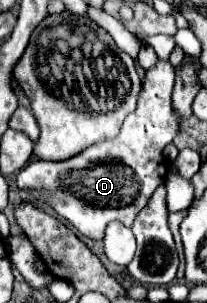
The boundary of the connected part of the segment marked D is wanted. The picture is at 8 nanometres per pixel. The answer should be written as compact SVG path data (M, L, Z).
M158 59L156 65L146 71L138 107L124 119L118 137L96 141L92 147L64 161L28 163L18 173L18 187L30 191L36 199L46 201L88 239L102 241L104 231L112 221L132 227L134 217L144 209L154 189L168 177L168 163L162 159L162 149L172 143L180 125L170 105L172 85L172 63Z

